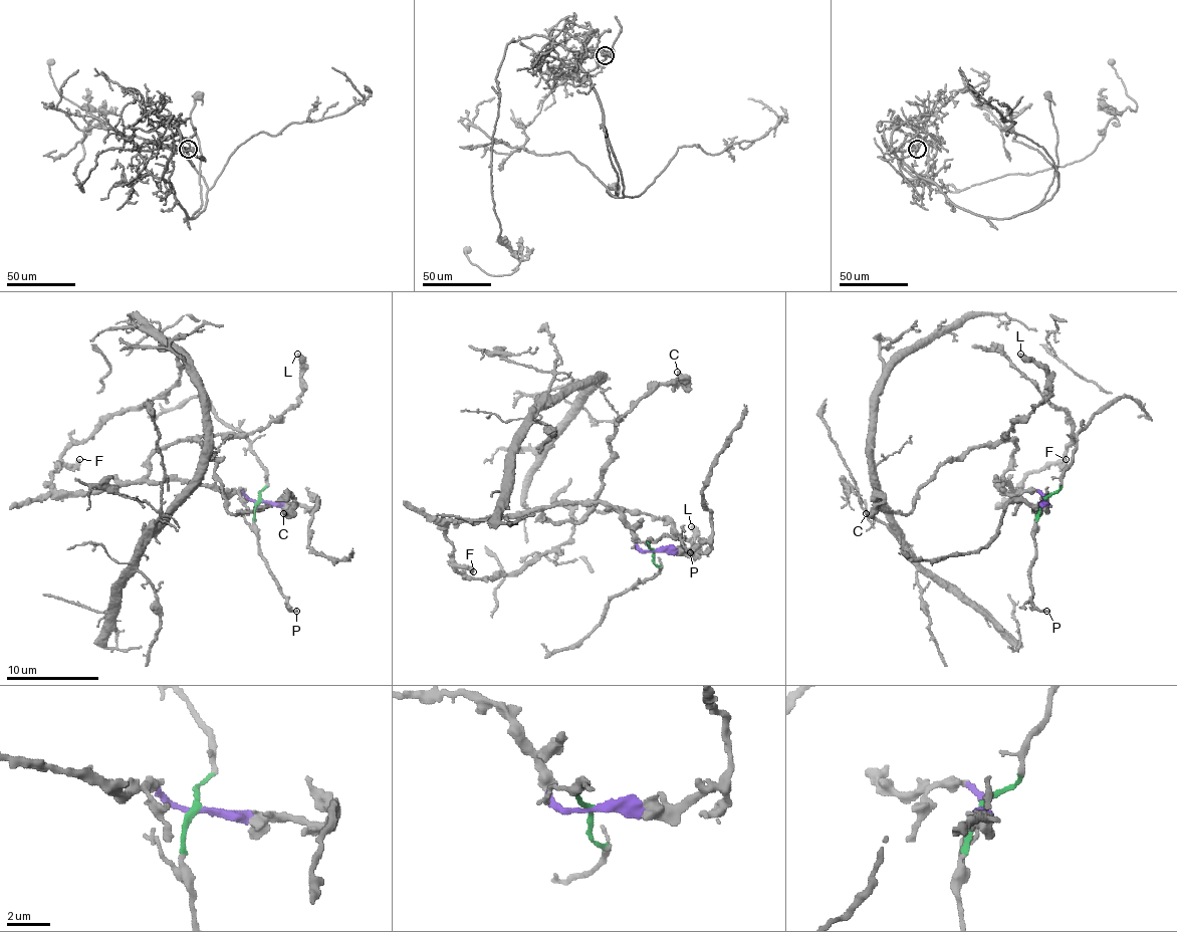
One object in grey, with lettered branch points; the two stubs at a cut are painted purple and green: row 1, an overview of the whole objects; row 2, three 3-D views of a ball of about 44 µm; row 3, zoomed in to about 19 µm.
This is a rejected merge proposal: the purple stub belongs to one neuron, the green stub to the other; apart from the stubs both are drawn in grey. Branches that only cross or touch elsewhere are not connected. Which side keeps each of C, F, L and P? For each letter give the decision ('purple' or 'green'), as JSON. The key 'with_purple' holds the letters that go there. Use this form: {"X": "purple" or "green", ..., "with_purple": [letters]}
{"C": "purple", "F": "purple", "L": "purple", "P": "green", "with_purple": ["C", "F", "L"]}

